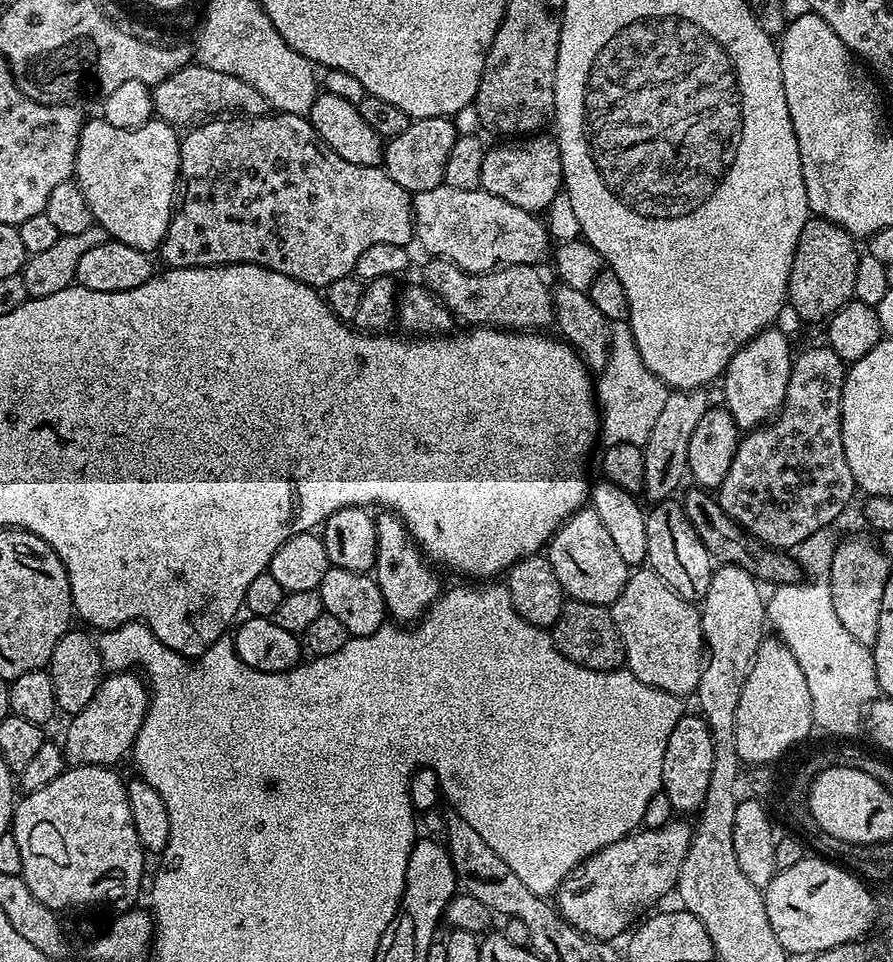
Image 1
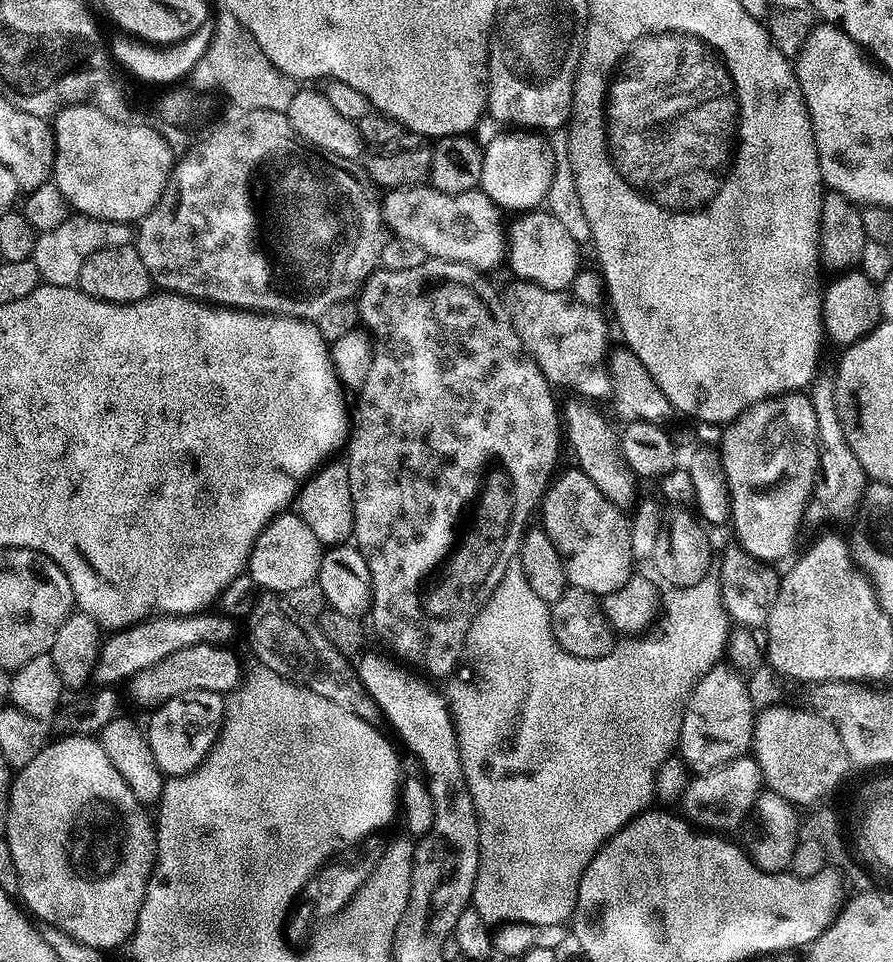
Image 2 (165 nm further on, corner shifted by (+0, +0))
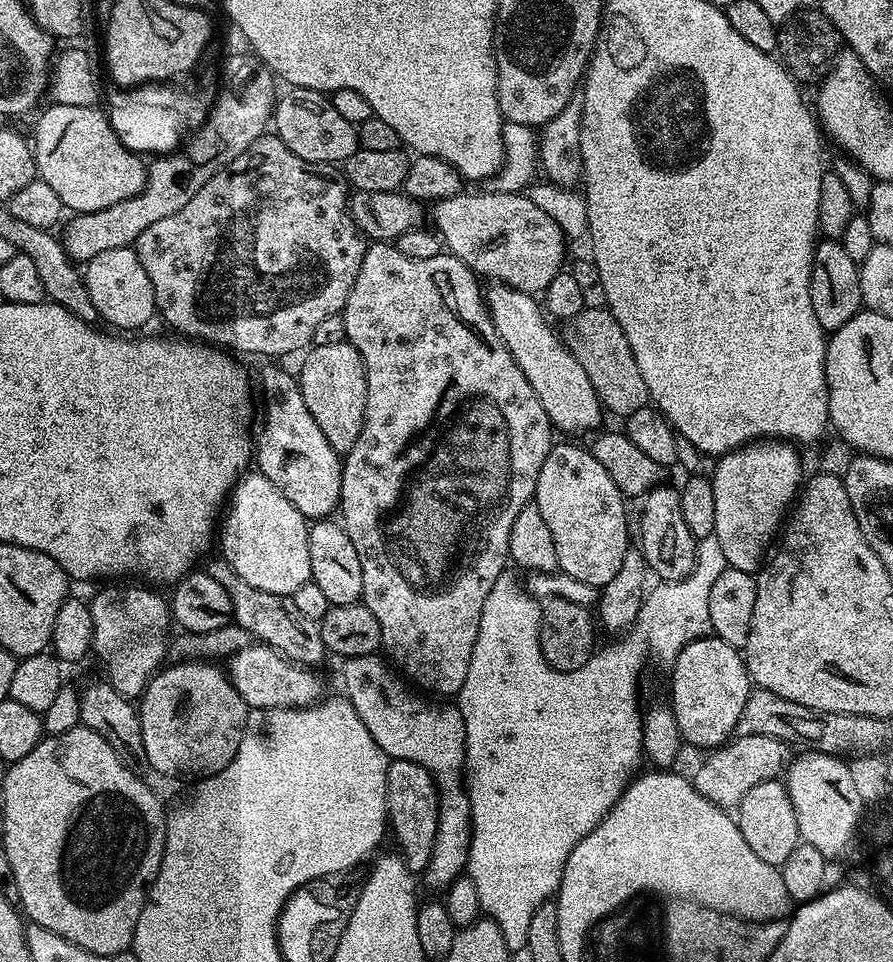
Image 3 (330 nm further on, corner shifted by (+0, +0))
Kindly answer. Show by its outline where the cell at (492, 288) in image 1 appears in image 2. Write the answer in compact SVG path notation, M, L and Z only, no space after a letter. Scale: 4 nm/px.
M516 282L508 292L506 319L520 339L521 348L540 367L549 384L557 389L573 388L580 395L577 397L592 402L607 397L610 390L603 364L608 328L602 313L600 308L586 306L564 292L546 290L531 282Z

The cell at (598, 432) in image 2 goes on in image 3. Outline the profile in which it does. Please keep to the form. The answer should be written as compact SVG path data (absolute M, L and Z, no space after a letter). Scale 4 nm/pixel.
M492 282L486 288L486 303L494 330L498 330L506 350L510 350L512 360L518 362L522 374L526 374L526 382L530 382L534 394L538 394L538 402L542 402L542 410L546 410L553 429L588 433L599 429L600 419L606 416L606 412L598 394L590 378L586 378L582 362L578 362L578 358L574 358L574 354L564 345L557 329L555 332L551 328L553 325L537 297Z

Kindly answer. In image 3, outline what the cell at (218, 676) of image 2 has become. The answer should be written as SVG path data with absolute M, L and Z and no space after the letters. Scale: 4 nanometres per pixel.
M254 642L227 657L226 664L228 681L252 710L309 708L325 695L324 684L315 667L297 664L268 644Z

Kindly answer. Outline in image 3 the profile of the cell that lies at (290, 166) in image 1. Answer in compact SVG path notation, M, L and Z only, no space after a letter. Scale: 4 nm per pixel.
M265 134L259 136L228 167L215 172L206 182L206 186L202 186L202 190L198 190L198 194L194 194L194 198L190 198L186 206L182 206L182 210L154 222L154 226L146 226L146 230L142 230L142 234L136 239L134 247L146 275L154 286L159 319L162 318L170 327L177 328L180 331L177 333L188 338L199 338L213 346L235 350L237 353L249 352L252 356L288 356L291 352L299 353L312 344L314 329L324 319L343 313L346 298L354 286L354 278L358 278L366 244L360 229L356 227L356 221L352 218L350 185L344 179L341 169L335 164L315 164L298 158L298 154L294 154L294 150L290 150L279 136Z

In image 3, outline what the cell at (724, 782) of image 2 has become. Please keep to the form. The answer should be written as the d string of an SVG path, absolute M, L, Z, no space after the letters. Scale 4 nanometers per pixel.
M762 734L736 736L705 755L708 757L701 762L700 769L696 776L691 777L691 782L710 802L725 810L736 810L739 809L742 798L746 798L746 793L754 790L758 782L775 780L787 769L790 763L788 752L789 745L778 738L765 738Z

